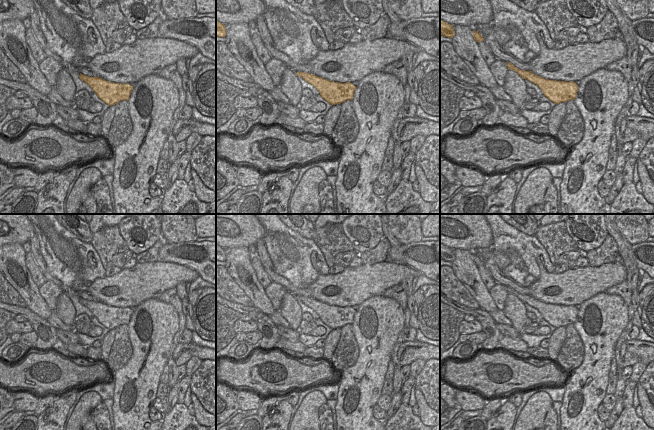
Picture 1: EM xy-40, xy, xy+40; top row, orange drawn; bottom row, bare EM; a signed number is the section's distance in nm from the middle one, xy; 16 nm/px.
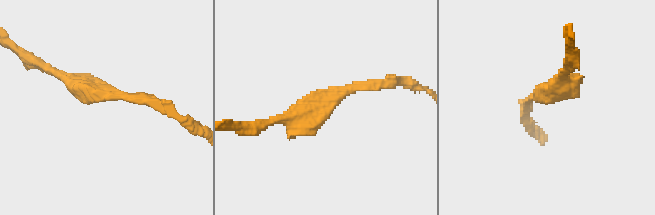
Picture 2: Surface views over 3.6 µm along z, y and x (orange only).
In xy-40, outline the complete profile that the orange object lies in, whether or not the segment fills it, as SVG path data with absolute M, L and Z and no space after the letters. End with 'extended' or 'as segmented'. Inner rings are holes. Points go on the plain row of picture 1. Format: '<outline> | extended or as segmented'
M80 297L79 302L87 307L106 328L112 330L123 324L129 324L133 310L106 305L100 301L88 301Z | as segmented

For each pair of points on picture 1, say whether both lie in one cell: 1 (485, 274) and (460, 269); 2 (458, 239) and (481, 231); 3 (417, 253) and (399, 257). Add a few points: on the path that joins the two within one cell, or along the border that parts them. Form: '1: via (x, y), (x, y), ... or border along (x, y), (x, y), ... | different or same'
1: border along (476, 266), (482, 282), (489, 290) | different
2: via (464, 238), (472, 231), (475, 231) | same
3: via (413, 254), (403, 255) | same

